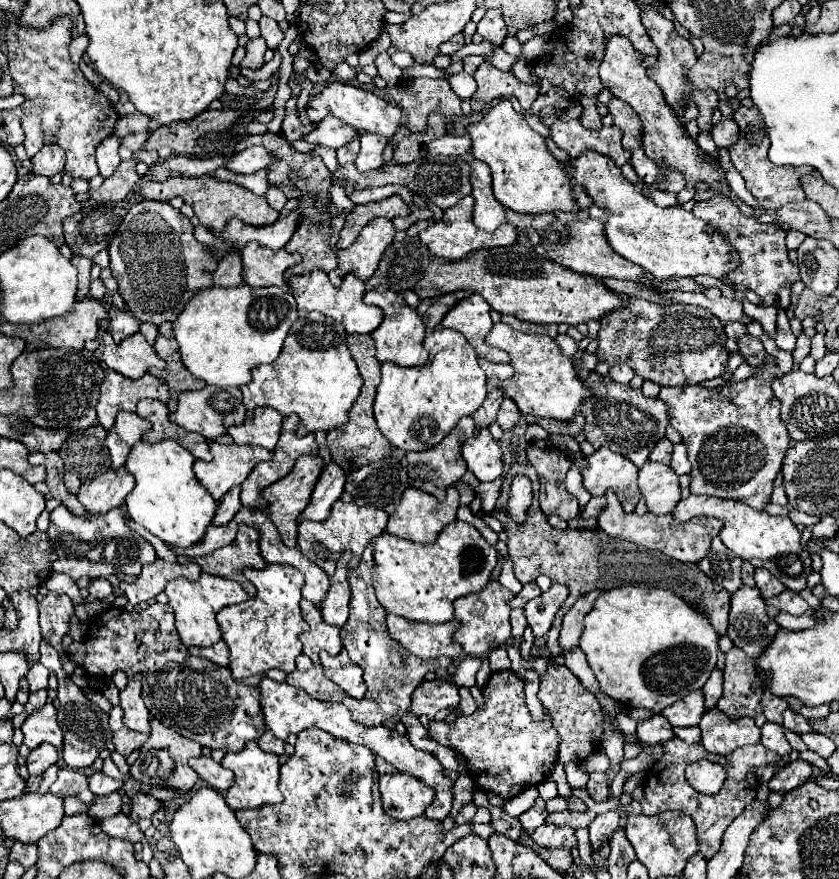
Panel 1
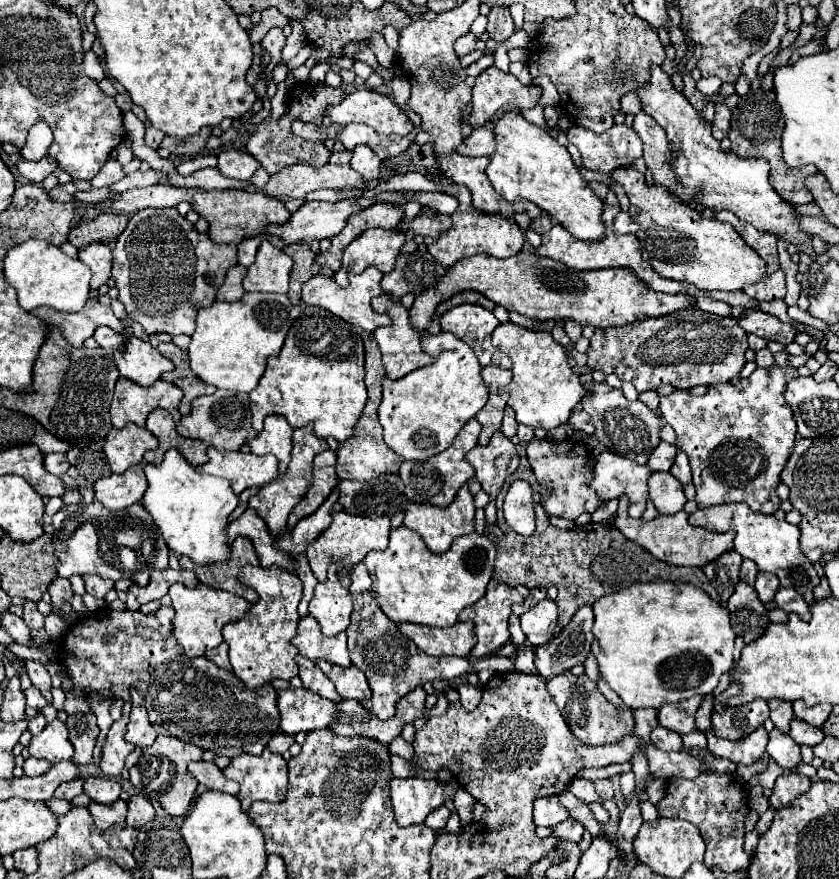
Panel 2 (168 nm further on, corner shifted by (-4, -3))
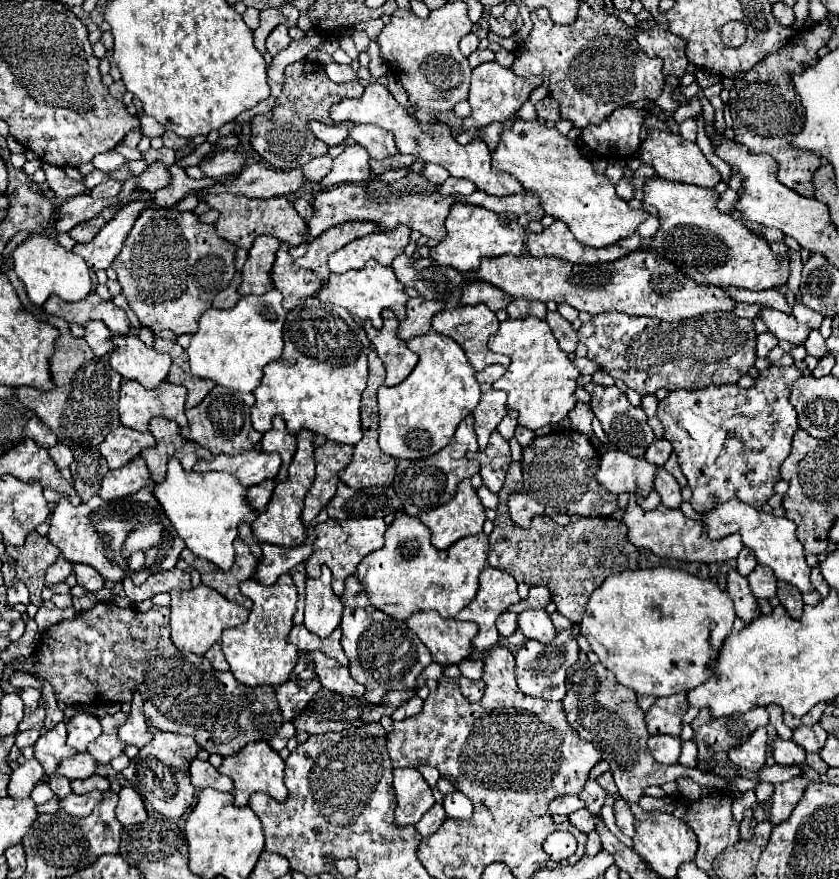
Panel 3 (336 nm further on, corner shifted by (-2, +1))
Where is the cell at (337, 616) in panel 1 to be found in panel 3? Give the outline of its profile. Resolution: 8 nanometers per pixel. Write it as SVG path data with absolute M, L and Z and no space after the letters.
M322 566L320 578L308 578L306 582L306 608L304 626L316 636L330 636L342 620L342 602L332 590L332 572Z

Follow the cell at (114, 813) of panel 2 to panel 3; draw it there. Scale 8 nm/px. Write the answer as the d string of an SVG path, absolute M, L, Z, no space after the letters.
M94 790L90 794L82 794L82 796L70 794L68 798L60 800L60 806L62 806L62 810L66 810L72 816L88 816L100 800L104 800L104 792Z

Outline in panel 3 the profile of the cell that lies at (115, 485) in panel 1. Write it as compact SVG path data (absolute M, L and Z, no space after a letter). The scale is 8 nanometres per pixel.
M136 456L128 464L124 464L122 468L110 470L102 478L102 486L100 486L98 496L102 500L124 498L124 496L136 494L140 488L148 486L148 482L150 482L150 472L146 468L146 462L140 456Z

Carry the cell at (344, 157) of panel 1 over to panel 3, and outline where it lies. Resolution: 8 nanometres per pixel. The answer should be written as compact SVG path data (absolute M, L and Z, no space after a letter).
M326 154L326 156L320 156L320 158L314 158L312 162L306 164L306 174L310 174L310 178L314 182L322 180L324 174L332 168L332 158Z

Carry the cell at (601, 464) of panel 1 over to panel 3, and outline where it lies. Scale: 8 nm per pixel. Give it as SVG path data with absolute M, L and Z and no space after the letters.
M608 450L602 454L596 478L606 492L640 492L642 498L646 498L646 494L652 490L654 474L656 466L646 458L634 458L620 450Z

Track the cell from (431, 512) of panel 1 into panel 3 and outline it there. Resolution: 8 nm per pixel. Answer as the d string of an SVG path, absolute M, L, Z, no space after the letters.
M462 480L458 484L456 496L448 504L418 514L418 520L430 528L432 544L442 550L464 536L482 532L486 516L484 506L480 504L480 498L476 496L470 480Z

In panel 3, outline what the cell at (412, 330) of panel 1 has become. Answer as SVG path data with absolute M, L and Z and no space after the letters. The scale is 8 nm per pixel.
M398 318L383 319L383 326L380 330L376 330L370 322L364 324L366 334L370 338L370 342L374 344L380 360L384 362L386 368L386 386L394 386L398 382L402 382L416 366L418 362L418 354L410 352L406 342L398 338L396 330L398 330Z

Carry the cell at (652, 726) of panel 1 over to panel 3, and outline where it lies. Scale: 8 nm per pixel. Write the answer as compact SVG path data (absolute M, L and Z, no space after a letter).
M656 734L656 736L650 736L650 740L648 740L648 748L650 748L652 756L662 764L678 762L680 744L682 744L682 740L678 736L666 736L666 734Z

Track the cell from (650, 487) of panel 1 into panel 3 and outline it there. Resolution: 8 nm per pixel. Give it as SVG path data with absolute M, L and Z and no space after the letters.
M664 468L656 470L654 490L660 494L662 506L666 506L666 508L680 508L680 504L682 504L680 486L678 486L676 478L668 470L664 470Z

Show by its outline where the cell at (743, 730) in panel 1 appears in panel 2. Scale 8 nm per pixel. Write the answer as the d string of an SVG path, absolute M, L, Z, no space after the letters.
M764 726L756 728L750 736L730 742L724 738L716 738L712 732L706 734L708 738L708 750L714 756L722 756L728 758L734 764L754 764L762 758L762 754L766 752L766 744L768 744L768 732L764 730Z

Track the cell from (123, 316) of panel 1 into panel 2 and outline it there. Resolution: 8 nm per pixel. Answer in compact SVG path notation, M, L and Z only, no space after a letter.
M100 326L96 332L94 332L94 340L98 342L100 348L118 348L122 338L120 334L116 334L112 328L108 326Z

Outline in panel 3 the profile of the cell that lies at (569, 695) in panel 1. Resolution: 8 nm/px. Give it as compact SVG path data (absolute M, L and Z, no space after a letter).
M578 660L574 666L570 666L568 678L566 678L566 690L568 692L562 700L562 704L564 704L568 724L578 732L580 738L592 742L598 750L602 750L604 760L610 764L610 772L614 774L614 782L618 786L618 796L624 802L636 804L642 798L646 786L662 786L680 776L696 778L704 786L712 786L712 788L720 788L720 790L738 790L740 794L750 788L756 788L756 782L740 778L740 776L722 778L718 774L704 772L698 768L684 768L682 764L666 766L666 764L660 764L658 760L654 760L654 756L650 754L650 750L646 746L650 734L644 724L644 712L636 704L636 694L630 688L618 684L616 678L600 662L590 664L590 662Z

